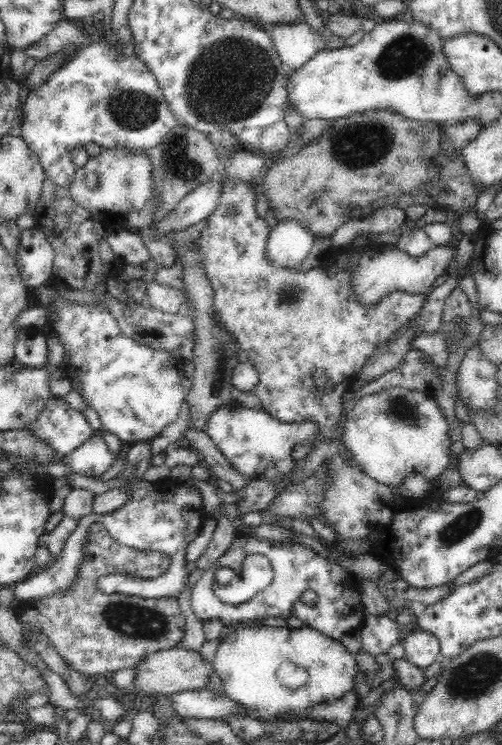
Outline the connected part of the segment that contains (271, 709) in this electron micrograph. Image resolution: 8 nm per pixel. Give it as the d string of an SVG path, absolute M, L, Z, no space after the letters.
M250 625L234 630L220 641L212 663L222 680L227 698L238 704L238 707L242 707L245 716L270 725L312 719L309 718L309 712L316 705L344 700L344 696L354 690L354 677L360 671L355 655L339 640L334 640L307 626L264 628L260 625Z

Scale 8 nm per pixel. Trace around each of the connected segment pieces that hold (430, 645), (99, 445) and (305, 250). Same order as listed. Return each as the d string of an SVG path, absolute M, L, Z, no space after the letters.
M424 630L414 631L403 640L405 655L408 662L418 668L428 668L433 662L441 660L441 644L439 638Z
M98 433L92 435L78 448L62 458L62 463L70 467L71 472L86 476L101 476L116 461L116 457L107 446L108 438L100 437Z
M296 220L278 221L269 232L264 257L270 265L297 269L314 246L315 237Z

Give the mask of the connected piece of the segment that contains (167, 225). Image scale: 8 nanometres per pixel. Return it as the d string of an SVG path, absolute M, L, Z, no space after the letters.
M216 177L202 182L177 204L178 208L170 212L166 220L158 224L159 232L186 229L208 219L216 211L222 193L221 182Z

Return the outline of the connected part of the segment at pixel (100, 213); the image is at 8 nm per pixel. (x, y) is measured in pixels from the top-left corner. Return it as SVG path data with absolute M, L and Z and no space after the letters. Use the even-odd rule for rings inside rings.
M103 149L102 154L90 158L84 167L77 168L74 180L68 188L74 202L86 209L96 222L104 224L106 232L116 228L148 229L155 216L150 159L143 152L127 149ZM95 173L98 184L93 188L86 184L86 176Z

